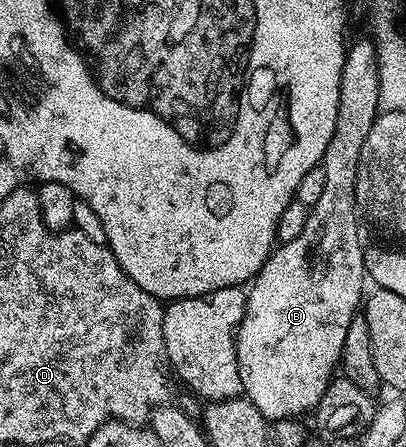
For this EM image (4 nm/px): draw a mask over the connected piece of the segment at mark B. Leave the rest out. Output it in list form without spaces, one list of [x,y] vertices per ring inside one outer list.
[[[364,38],[353,48],[351,45],[344,58],[344,69],[340,75],[338,118],[334,122],[334,134],[326,146],[322,161],[322,167],[326,170],[324,192],[310,209],[302,234],[298,234],[294,242],[280,244],[268,257],[256,279],[251,281],[247,289],[246,314],[236,330],[240,387],[246,399],[258,406],[260,413],[269,422],[300,418],[303,417],[303,412],[311,413],[316,409],[340,363],[342,342],[346,342],[346,326],[350,326],[361,307],[362,297],[366,292],[366,248],[365,245],[360,245],[360,228],[356,225],[356,190],[362,179],[362,150],[366,146],[366,138],[370,138],[370,126],[374,126],[381,111],[376,45],[371,39]]]

